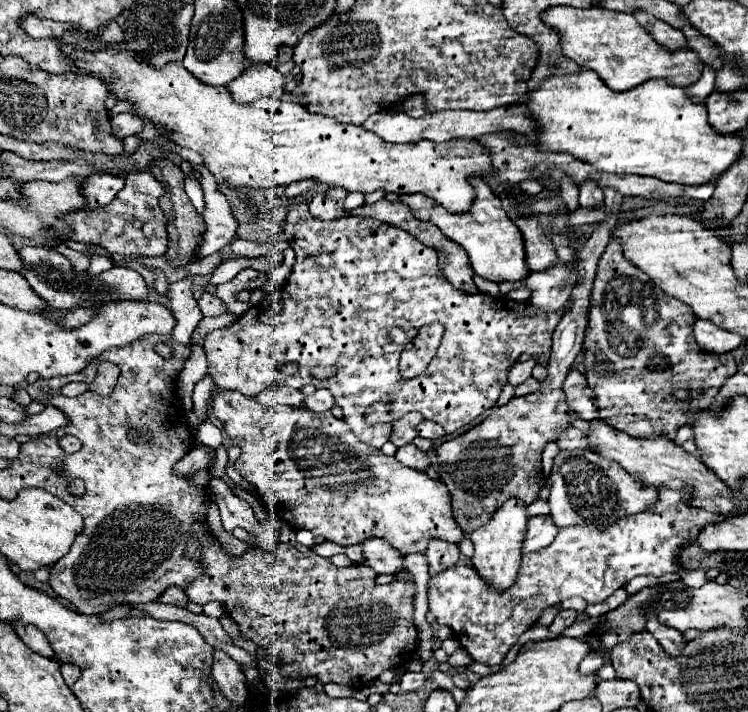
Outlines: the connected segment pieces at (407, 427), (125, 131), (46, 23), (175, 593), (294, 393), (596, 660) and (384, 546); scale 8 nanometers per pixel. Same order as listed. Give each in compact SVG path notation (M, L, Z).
M408 412L404 418L400 418L398 422L394 422L394 430L392 430L392 436L390 440L396 444L396 446L404 446L408 442L412 442L418 434L416 434L416 426L424 420L422 414L416 414L416 412Z
M130 112L110 118L110 126L112 126L112 134L120 140L124 140L126 136L140 134L144 130L144 122L140 118L136 118L134 114L130 114Z
M24 14L20 18L20 28L30 36L30 38L62 38L66 30L72 28L72 24L64 22L54 22L54 20L44 20L38 18L36 14Z
M168 588L158 600L164 602L164 604L174 604L178 608L182 608L182 606L188 604L188 598L186 598L186 594L180 588Z
M272 386L262 390L256 400L262 406L276 406L276 404L288 404L288 406L302 406L304 394L300 390L288 388L288 386Z
M592 650L592 652L584 658L584 662L580 664L580 672L582 672L582 674L594 674L594 672L600 670L600 666L602 666L602 656L600 656L596 650Z
M370 538L362 542L362 552L366 566L378 574L398 574L404 570L404 554L400 554L392 544L380 538Z

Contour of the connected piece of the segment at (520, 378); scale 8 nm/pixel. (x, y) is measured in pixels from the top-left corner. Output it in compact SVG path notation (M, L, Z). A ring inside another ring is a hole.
M532 357L525 362L517 361L514 366L512 366L512 370L510 370L510 384L512 384L512 386L518 386L518 384L522 384L526 378L530 378L530 372L532 372L535 365L536 360Z

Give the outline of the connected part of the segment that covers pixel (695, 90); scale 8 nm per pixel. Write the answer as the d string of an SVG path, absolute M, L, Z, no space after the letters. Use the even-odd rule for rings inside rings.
M704 66L700 80L696 84L688 86L686 90L690 92L694 102L704 102L710 96L710 92L714 90L714 80L716 80L716 70L710 66Z

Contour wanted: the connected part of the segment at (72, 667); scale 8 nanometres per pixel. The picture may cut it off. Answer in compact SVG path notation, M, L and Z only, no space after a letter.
M62 664L62 676L68 686L72 686L80 678L80 674L82 674L82 670L76 664Z

